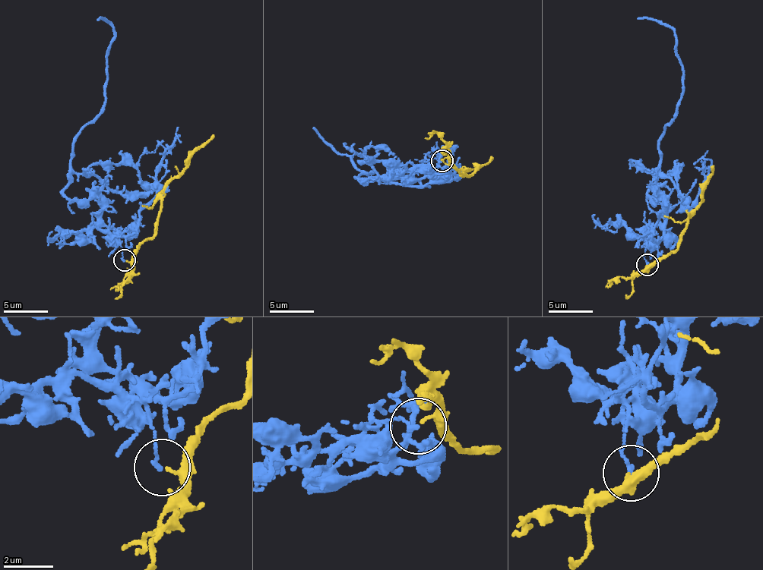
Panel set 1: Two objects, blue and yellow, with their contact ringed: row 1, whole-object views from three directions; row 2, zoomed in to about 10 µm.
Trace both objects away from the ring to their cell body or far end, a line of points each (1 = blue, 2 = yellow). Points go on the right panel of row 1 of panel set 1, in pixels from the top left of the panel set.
1: (647, 266), (666, 212), (647, 195), (682, 62), (674, 32), (637, 19)
2: (647, 266), (649, 267), (678, 247), (687, 217), (701, 205), (712, 165)

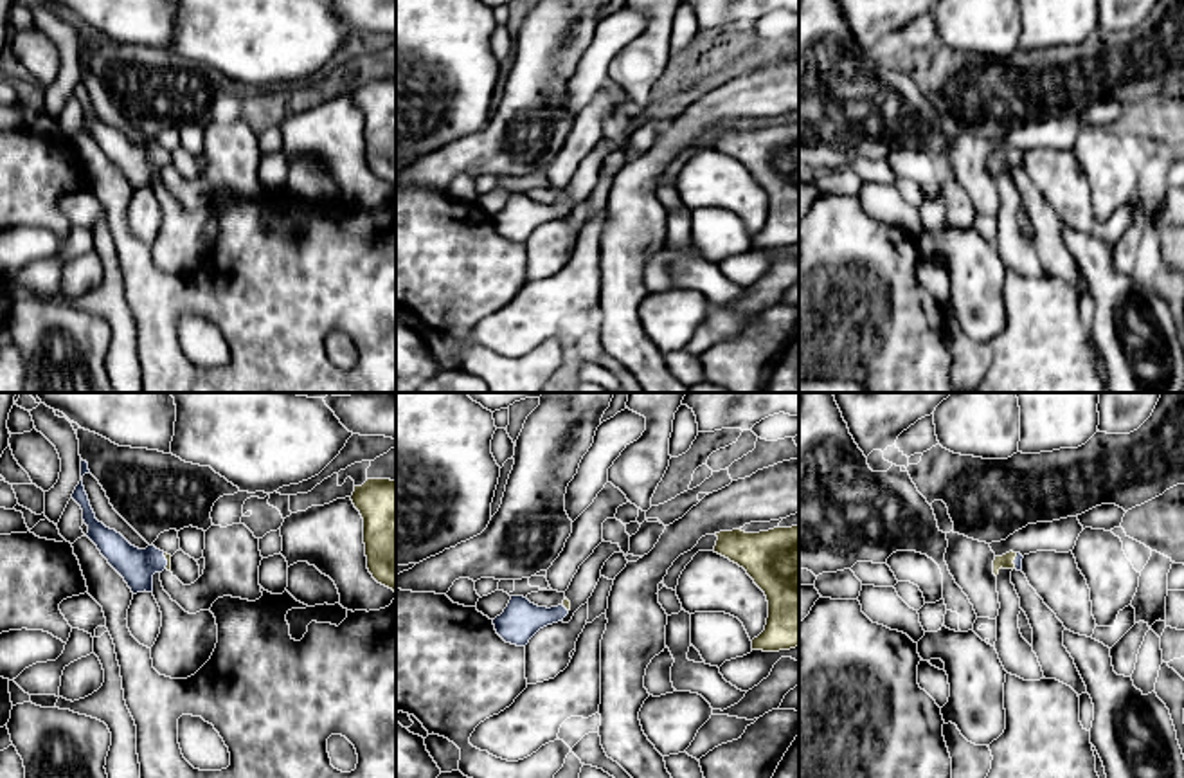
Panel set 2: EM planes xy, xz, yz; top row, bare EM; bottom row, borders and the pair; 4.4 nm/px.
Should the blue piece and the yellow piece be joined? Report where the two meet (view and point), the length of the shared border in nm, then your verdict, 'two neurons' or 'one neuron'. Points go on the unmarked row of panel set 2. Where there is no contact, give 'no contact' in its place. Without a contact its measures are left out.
xy (166, 157) | 70 nm | two neurons

